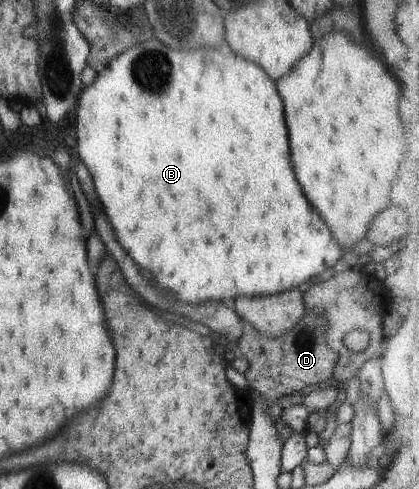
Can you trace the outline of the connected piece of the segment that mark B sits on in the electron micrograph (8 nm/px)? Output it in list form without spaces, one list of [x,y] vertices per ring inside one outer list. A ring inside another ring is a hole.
[[[154,36],[152,39],[133,45],[124,53],[116,56],[100,72],[90,87],[81,91],[76,108],[76,141],[78,141],[78,157],[88,169],[98,201],[104,207],[104,213],[110,221],[114,235],[128,255],[150,275],[154,277],[162,291],[172,291],[182,303],[210,303],[210,301],[226,301],[236,297],[252,297],[252,295],[275,296],[294,288],[304,288],[316,279],[322,271],[336,265],[343,255],[341,247],[330,235],[326,223],[318,217],[318,213],[306,201],[288,153],[288,137],[282,113],[282,99],[276,93],[274,83],[266,77],[266,72],[251,61],[235,56],[224,45],[224,53],[210,49],[210,59],[204,59],[204,51],[174,51]]]

